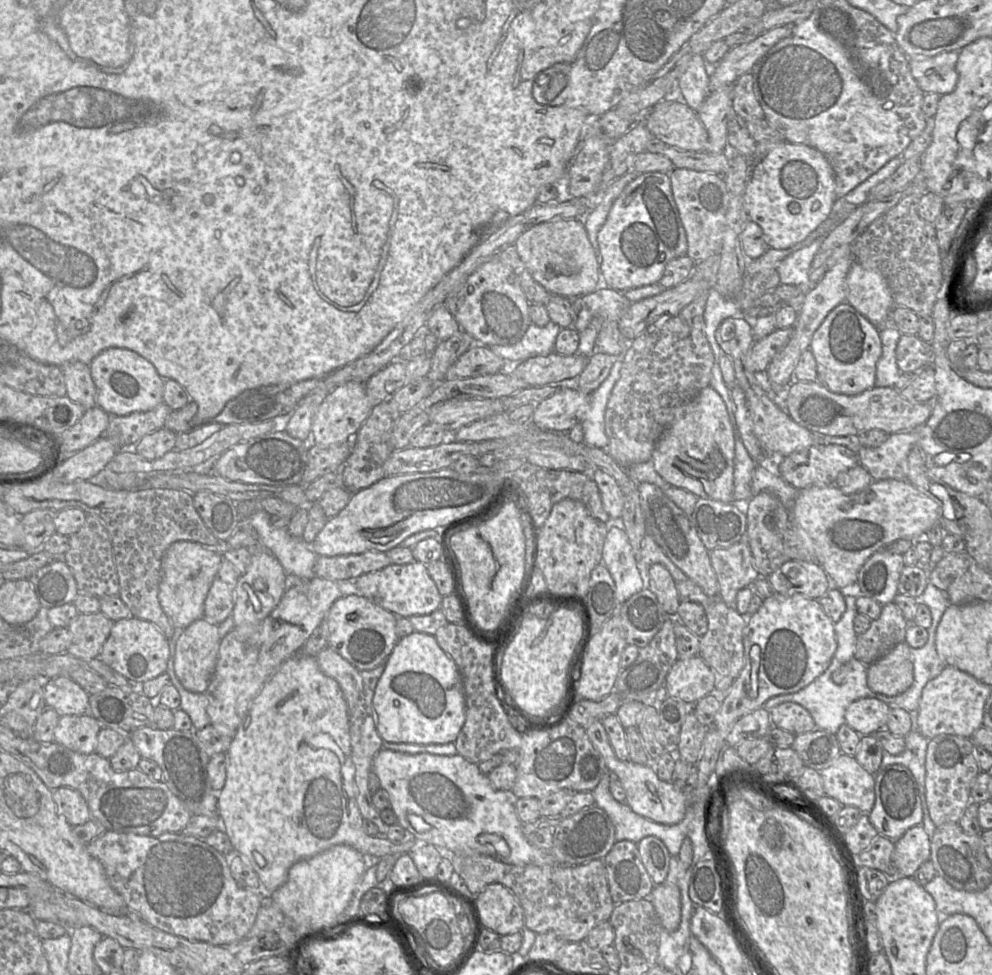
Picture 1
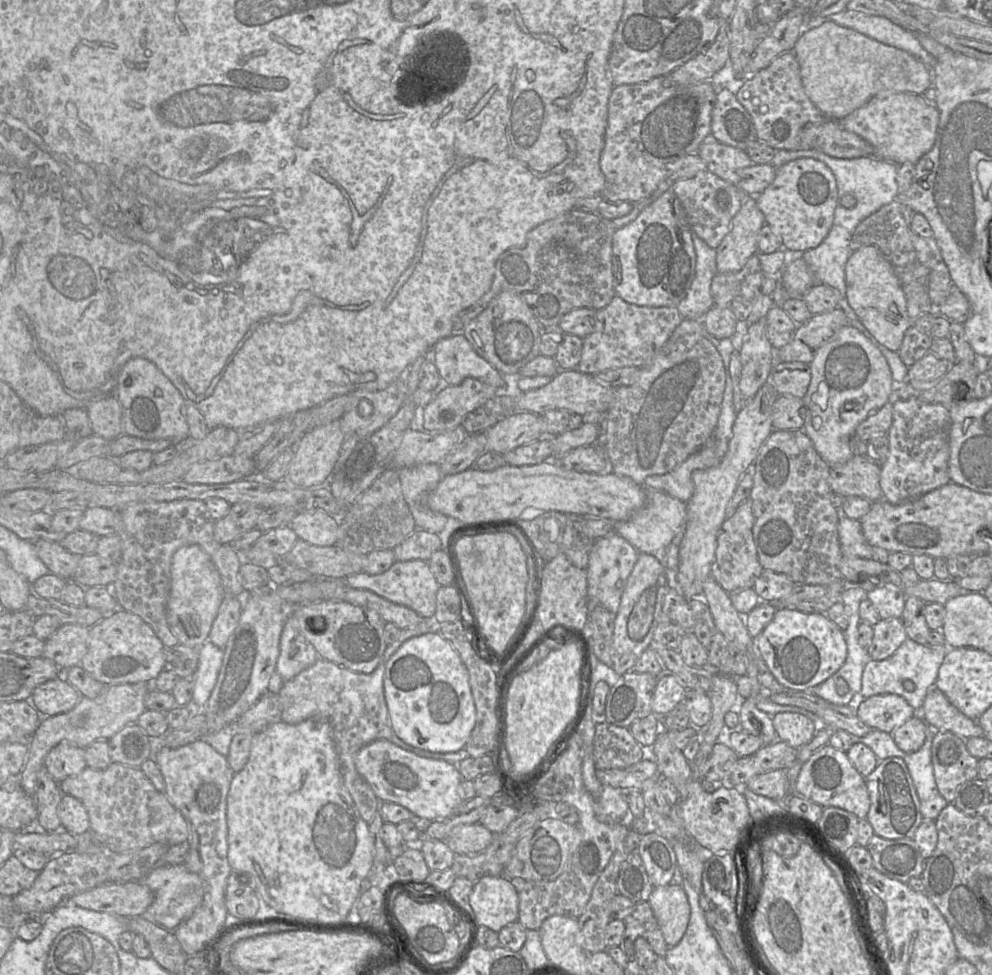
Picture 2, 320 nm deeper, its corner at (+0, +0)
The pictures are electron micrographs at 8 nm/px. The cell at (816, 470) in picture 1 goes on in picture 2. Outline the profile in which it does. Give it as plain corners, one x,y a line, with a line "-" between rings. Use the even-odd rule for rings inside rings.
860,455
830,467
828,482
834,494
842,497
862,497
870,502
882,498
881,467

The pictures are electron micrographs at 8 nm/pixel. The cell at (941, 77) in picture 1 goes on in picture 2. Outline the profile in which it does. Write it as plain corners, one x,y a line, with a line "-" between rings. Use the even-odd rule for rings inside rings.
833,21
804,30
793,52
807,96
820,112
833,120
846,117
881,92
922,95
932,86
931,69
915,56

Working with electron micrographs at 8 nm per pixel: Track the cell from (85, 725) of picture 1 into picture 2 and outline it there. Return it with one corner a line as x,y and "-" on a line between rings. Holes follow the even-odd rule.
61,741
47,754
44,766
52,779
59,784
87,767
85,748
77,747
68,741

